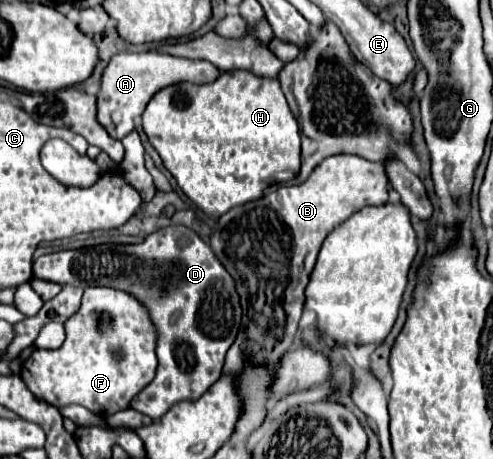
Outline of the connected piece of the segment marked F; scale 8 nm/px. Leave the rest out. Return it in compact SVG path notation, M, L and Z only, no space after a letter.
M87 287L77 315L71 315L65 321L65 331L67 339L59 349L35 349L21 369L25 385L33 391L33 395L47 401L49 405L59 409L67 405L83 405L89 409L89 405L93 405L97 409L93 413L113 415L121 409L127 409L131 399L155 377L155 327L149 325L149 315L131 295L111 287Z

